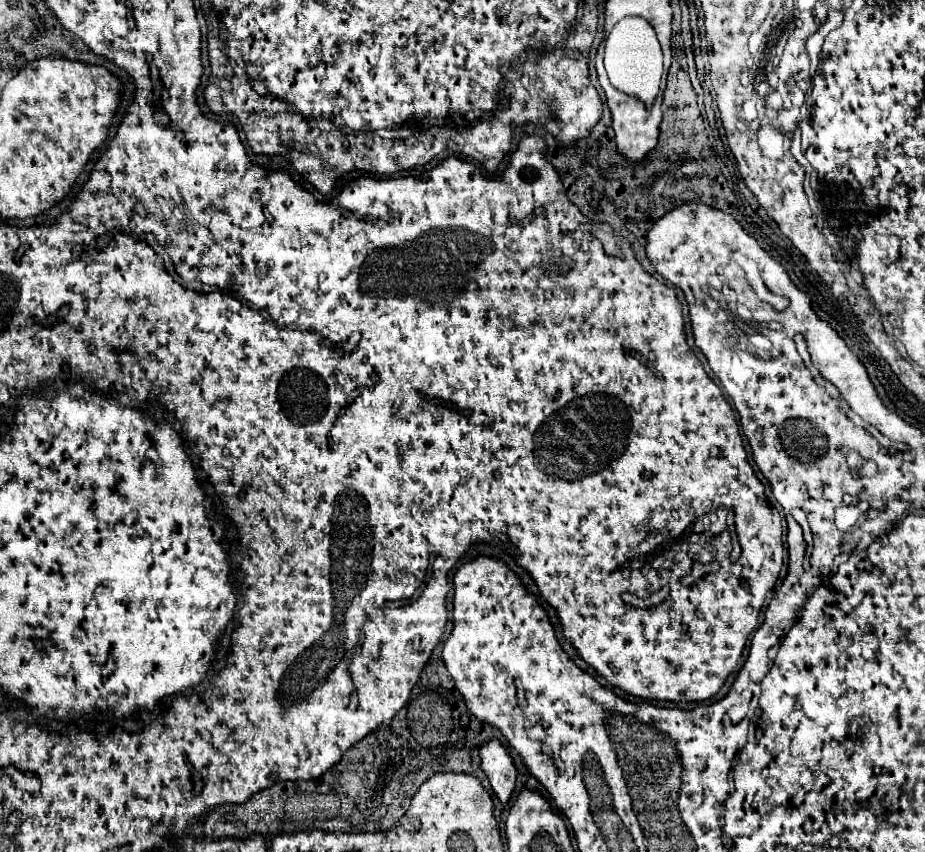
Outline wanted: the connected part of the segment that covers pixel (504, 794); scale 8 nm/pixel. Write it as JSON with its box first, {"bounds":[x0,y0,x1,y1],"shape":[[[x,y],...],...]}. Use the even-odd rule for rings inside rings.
{"bounds":[480,739,516,805],"shape":[[[490,739],[480,747],[480,759],[496,797],[506,805],[516,785],[516,767],[510,753],[498,739]]]}

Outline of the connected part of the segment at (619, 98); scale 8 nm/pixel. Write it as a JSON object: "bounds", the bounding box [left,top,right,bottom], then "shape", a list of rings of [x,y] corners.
{"bounds":[596,55,662,161],"shape":[[[602,55],[596,57],[596,71],[598,71],[598,81],[606,93],[606,103],[610,107],[610,113],[612,113],[612,127],[614,127],[614,133],[616,133],[616,143],[618,143],[618,153],[624,157],[624,159],[630,159],[630,161],[642,161],[646,157],[648,151],[652,151],[658,143],[658,127],[660,127],[660,121],[662,121],[662,115],[652,115],[646,105],[636,99],[636,97],[630,97],[622,91],[618,91],[610,81],[608,81],[608,75],[606,75],[606,69],[602,65]]]}

